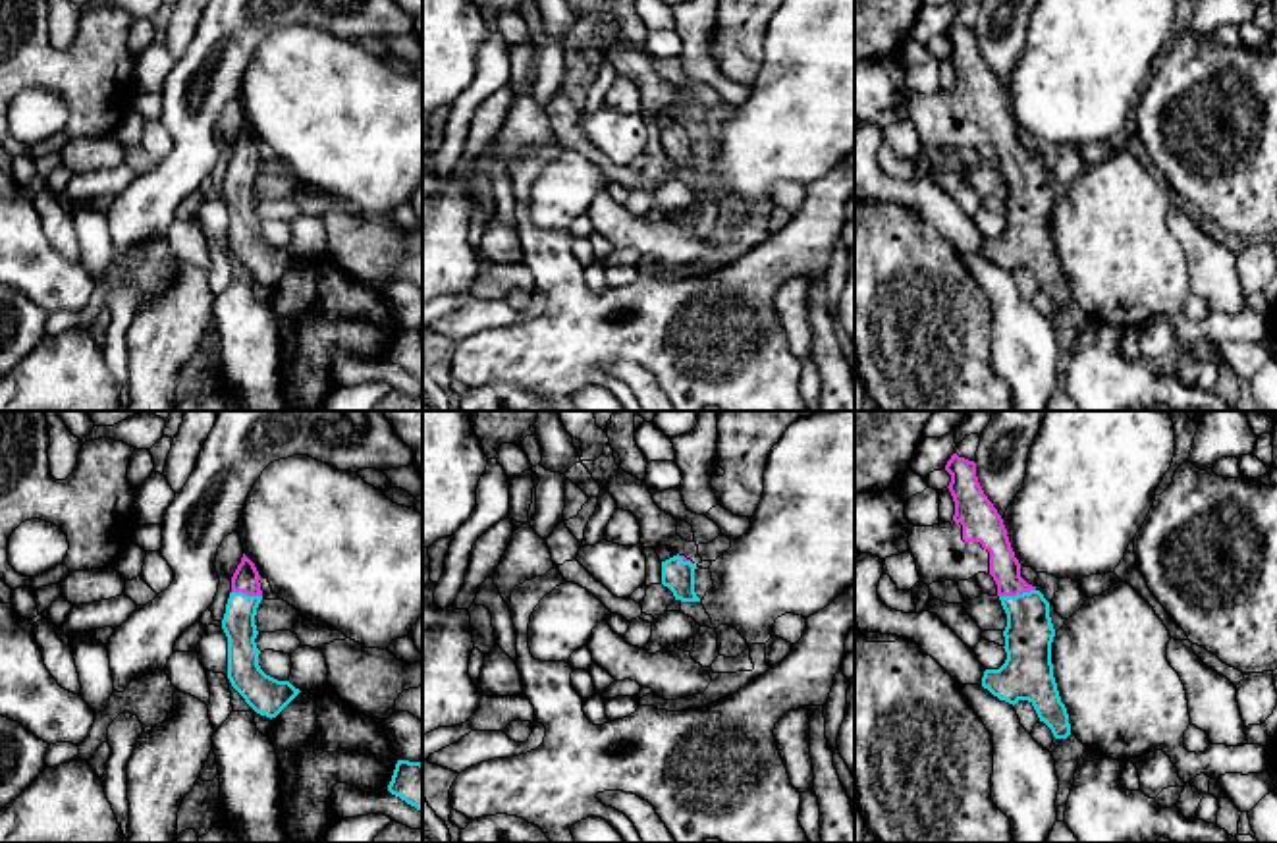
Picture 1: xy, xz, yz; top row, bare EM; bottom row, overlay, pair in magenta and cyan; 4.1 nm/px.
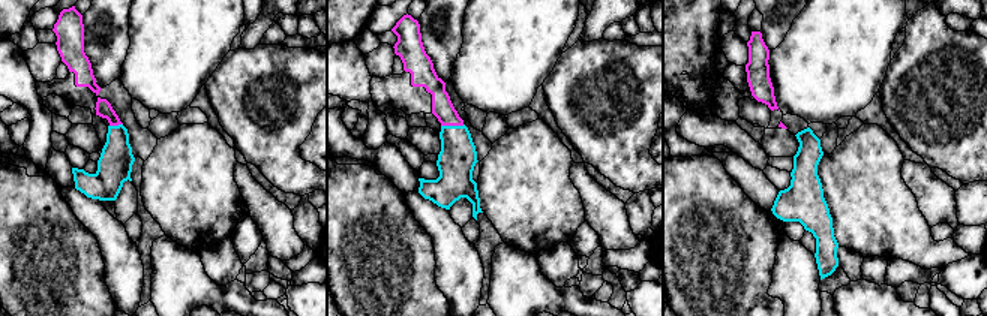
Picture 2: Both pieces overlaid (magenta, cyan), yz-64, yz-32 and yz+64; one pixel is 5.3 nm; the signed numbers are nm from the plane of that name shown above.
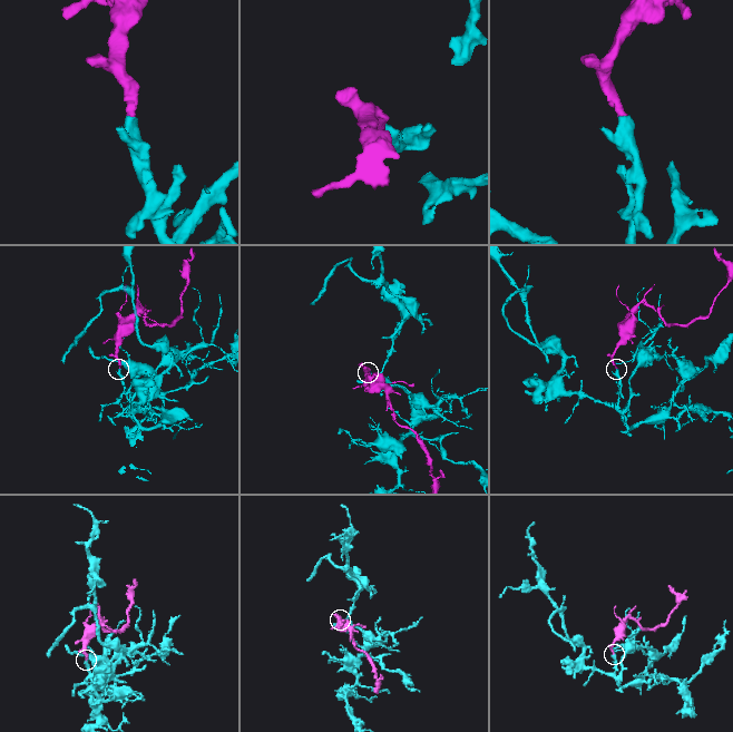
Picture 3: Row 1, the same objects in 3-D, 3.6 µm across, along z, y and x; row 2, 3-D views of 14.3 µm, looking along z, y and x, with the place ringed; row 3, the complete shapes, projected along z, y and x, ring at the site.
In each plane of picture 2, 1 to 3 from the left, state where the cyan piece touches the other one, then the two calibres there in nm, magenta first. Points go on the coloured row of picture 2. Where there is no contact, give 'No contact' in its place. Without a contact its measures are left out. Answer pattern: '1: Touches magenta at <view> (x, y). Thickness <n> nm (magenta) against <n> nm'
1: Touches magenta at yz-64 (116, 125). Thickness 90 nm (magenta) against 190 nm
2: Touches magenta at yz-32 (452, 125). Thickness 120 nm (magenta) against 200 nm
3: No contact

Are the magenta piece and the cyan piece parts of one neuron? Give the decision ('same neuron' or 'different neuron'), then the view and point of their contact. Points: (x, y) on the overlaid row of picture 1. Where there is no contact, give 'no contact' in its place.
same neuron | yz (1017, 593)

